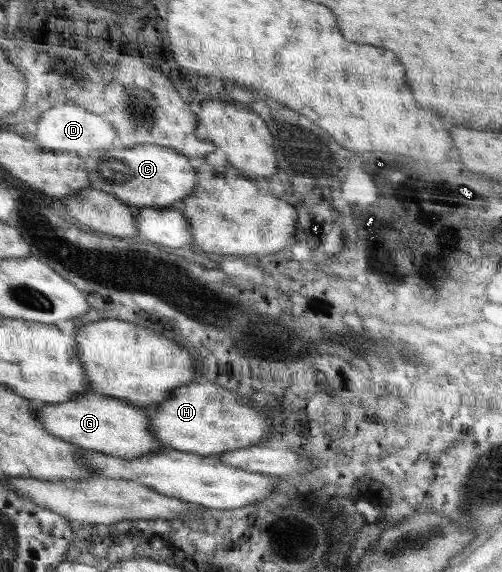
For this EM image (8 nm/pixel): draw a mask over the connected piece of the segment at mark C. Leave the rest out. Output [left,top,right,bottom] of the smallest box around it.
[84,144,197,208]

